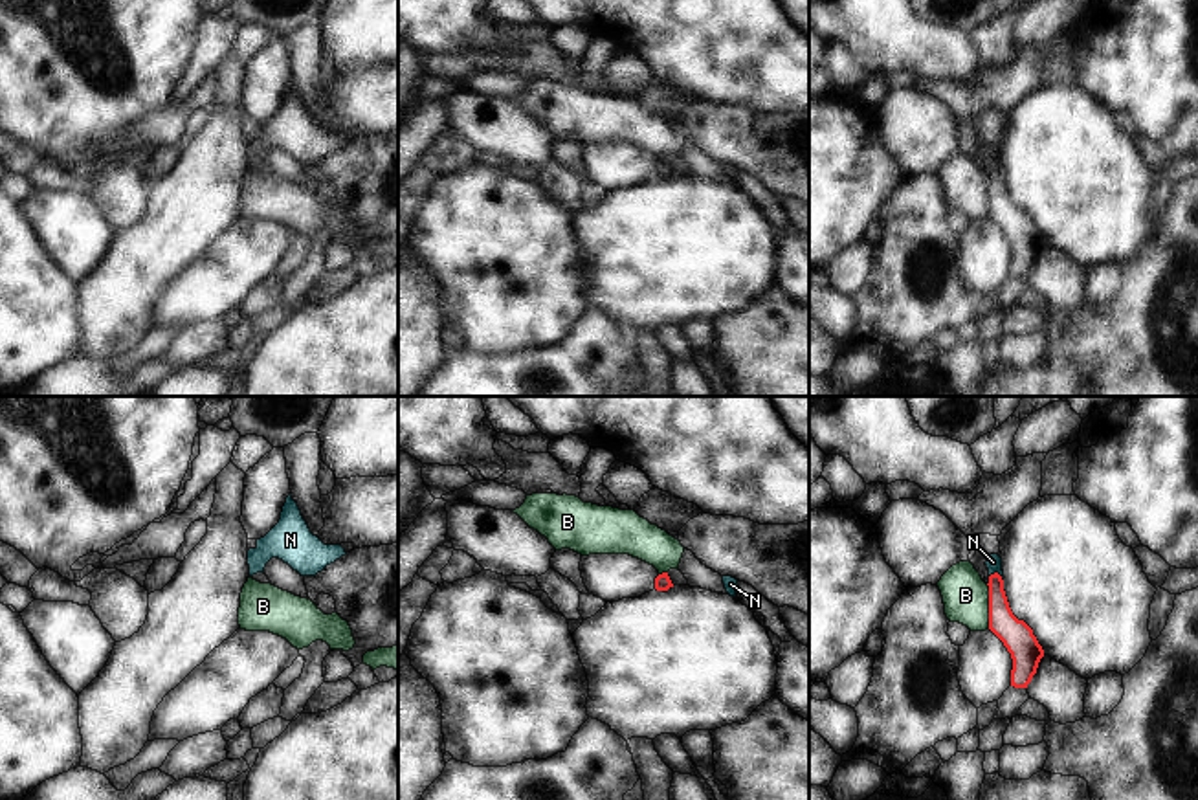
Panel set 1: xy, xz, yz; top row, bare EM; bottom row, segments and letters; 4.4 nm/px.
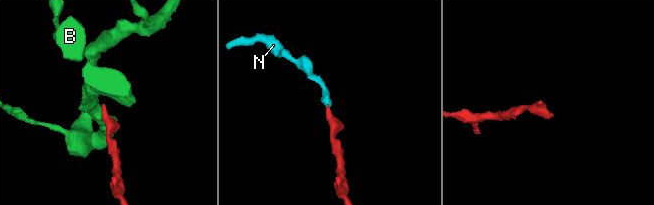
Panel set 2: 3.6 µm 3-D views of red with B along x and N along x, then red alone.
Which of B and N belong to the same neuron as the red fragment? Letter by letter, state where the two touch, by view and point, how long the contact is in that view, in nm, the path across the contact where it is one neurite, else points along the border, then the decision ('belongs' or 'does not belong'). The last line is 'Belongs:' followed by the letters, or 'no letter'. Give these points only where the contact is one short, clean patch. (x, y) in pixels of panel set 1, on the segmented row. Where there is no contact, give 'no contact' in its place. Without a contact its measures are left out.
B: meets red in yz at (989, 606); contact 200 nm long; border along yz (986, 584), (989, 628); does not belong
N: meets red in yz at (995, 573); contact 60 nm long; runs through yz (1002, 622), (995, 573), (993, 562); belongs
Belongs: N

